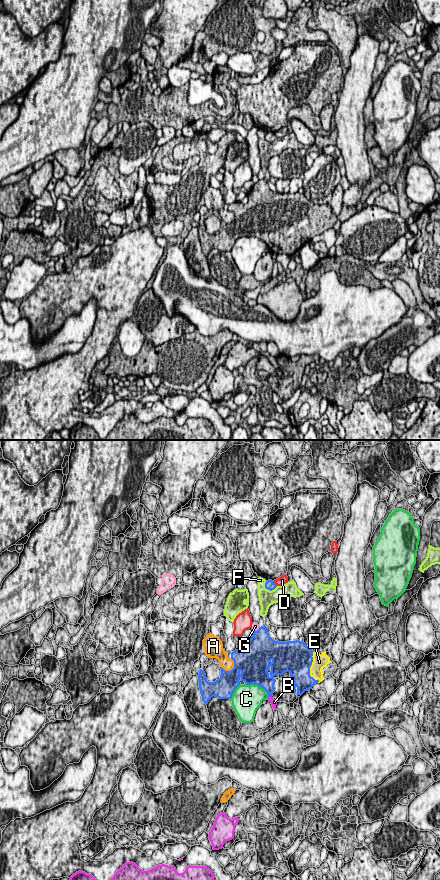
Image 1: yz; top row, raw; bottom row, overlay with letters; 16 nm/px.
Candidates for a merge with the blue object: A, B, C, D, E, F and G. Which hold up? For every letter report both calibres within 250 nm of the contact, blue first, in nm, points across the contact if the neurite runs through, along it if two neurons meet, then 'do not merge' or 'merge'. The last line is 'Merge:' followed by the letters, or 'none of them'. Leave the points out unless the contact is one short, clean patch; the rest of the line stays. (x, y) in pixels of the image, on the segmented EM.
A: 380 nm thick on the blue side, 200 nm on the other; do not merge
B: 220 nm thick on the blue side, 100 nm on the other; border along yz (268, 696), (271, 697); do not merge
C: 420 nm thick on the blue side, 420 nm on the other; do not merge
D: 160 nm thick on the blue side, 140 nm on the other; do not merge
E: 480 nm thick on the blue side, 220 nm on the other; merge
F: 160 nm thick on the blue side, 260 nm on the other; do not merge
G: 380 nm thick on the blue side, 120 nm on the other; do not merge
Merge: E

